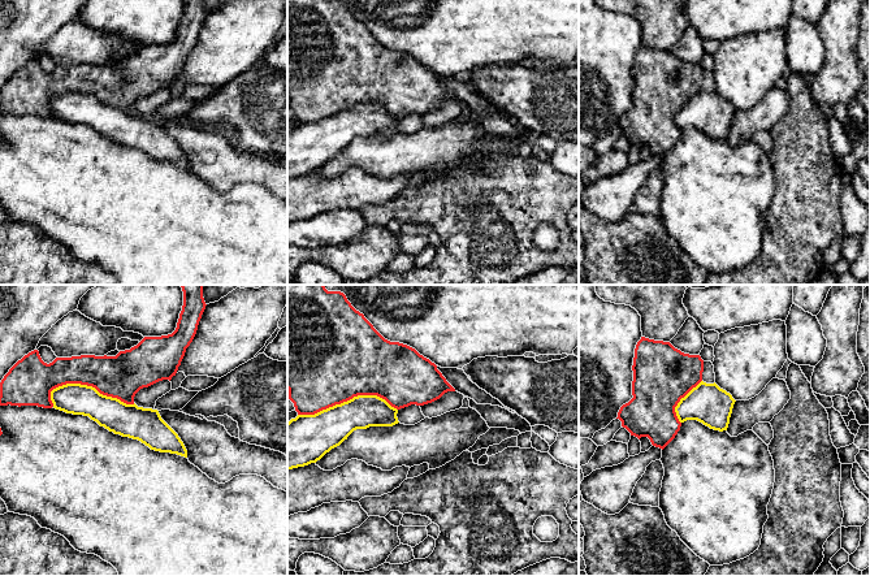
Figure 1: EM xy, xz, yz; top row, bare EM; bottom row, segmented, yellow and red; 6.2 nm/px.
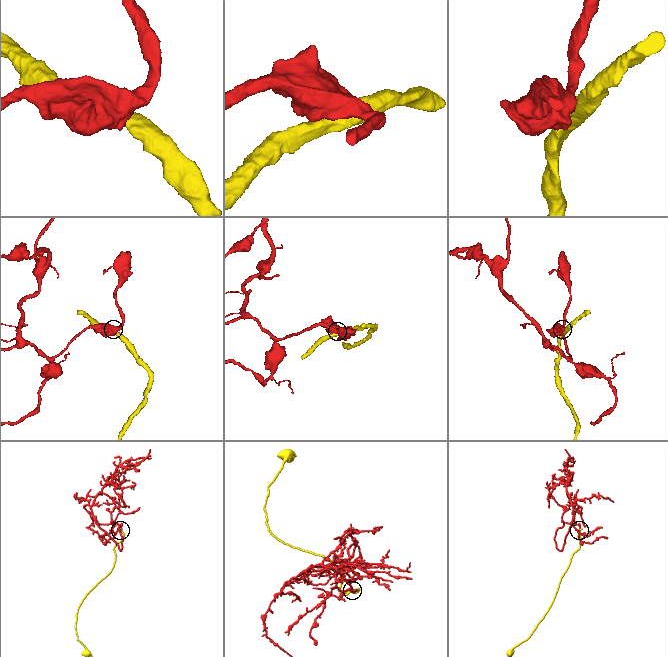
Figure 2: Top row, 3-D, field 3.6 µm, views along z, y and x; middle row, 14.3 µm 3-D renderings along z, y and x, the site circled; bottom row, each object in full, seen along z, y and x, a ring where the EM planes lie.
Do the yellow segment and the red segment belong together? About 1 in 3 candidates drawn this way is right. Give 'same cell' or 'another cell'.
another cell

